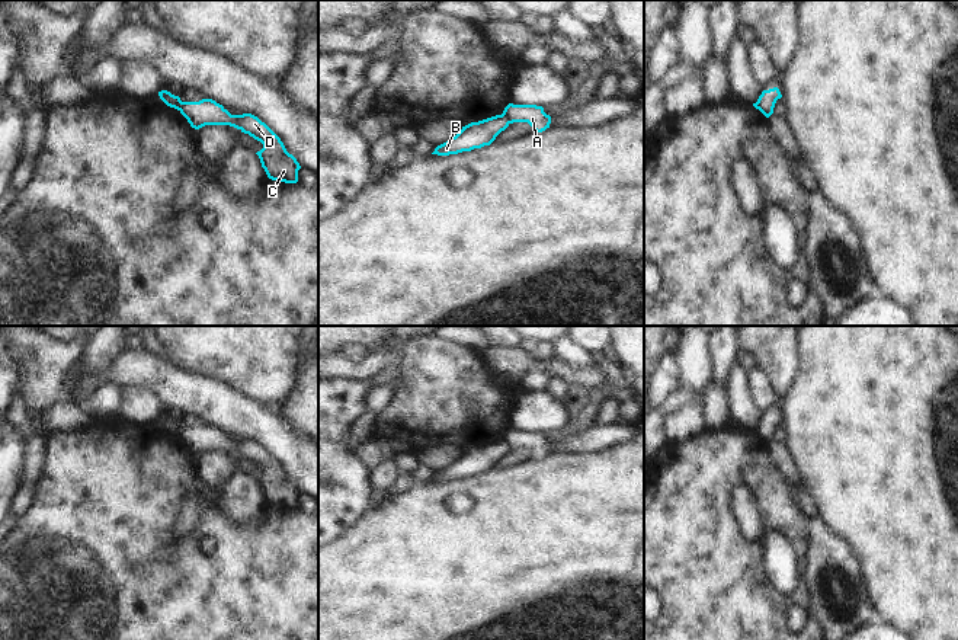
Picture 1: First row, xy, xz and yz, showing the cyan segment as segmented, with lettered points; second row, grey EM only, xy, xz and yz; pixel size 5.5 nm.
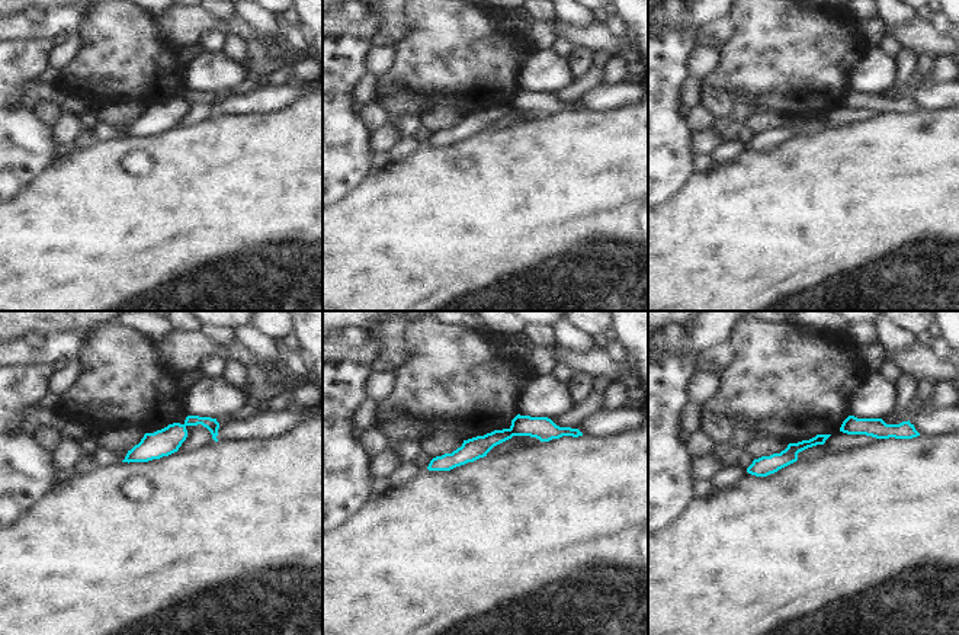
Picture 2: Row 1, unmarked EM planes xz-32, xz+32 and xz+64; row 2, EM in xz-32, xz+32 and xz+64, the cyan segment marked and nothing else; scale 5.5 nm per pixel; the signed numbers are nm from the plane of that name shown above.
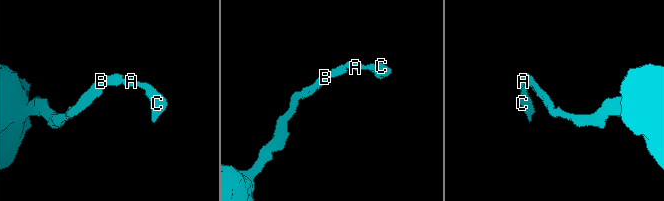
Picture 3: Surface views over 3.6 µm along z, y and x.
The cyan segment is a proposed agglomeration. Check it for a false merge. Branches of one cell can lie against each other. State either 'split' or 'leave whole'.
split

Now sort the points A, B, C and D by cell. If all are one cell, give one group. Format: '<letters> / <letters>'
A C D / B

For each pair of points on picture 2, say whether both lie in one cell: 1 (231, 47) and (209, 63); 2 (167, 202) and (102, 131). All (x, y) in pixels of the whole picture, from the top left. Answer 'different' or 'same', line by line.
1: different
2: different

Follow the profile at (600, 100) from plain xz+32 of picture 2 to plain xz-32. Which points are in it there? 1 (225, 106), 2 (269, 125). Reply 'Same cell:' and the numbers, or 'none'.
Same cell: 1

